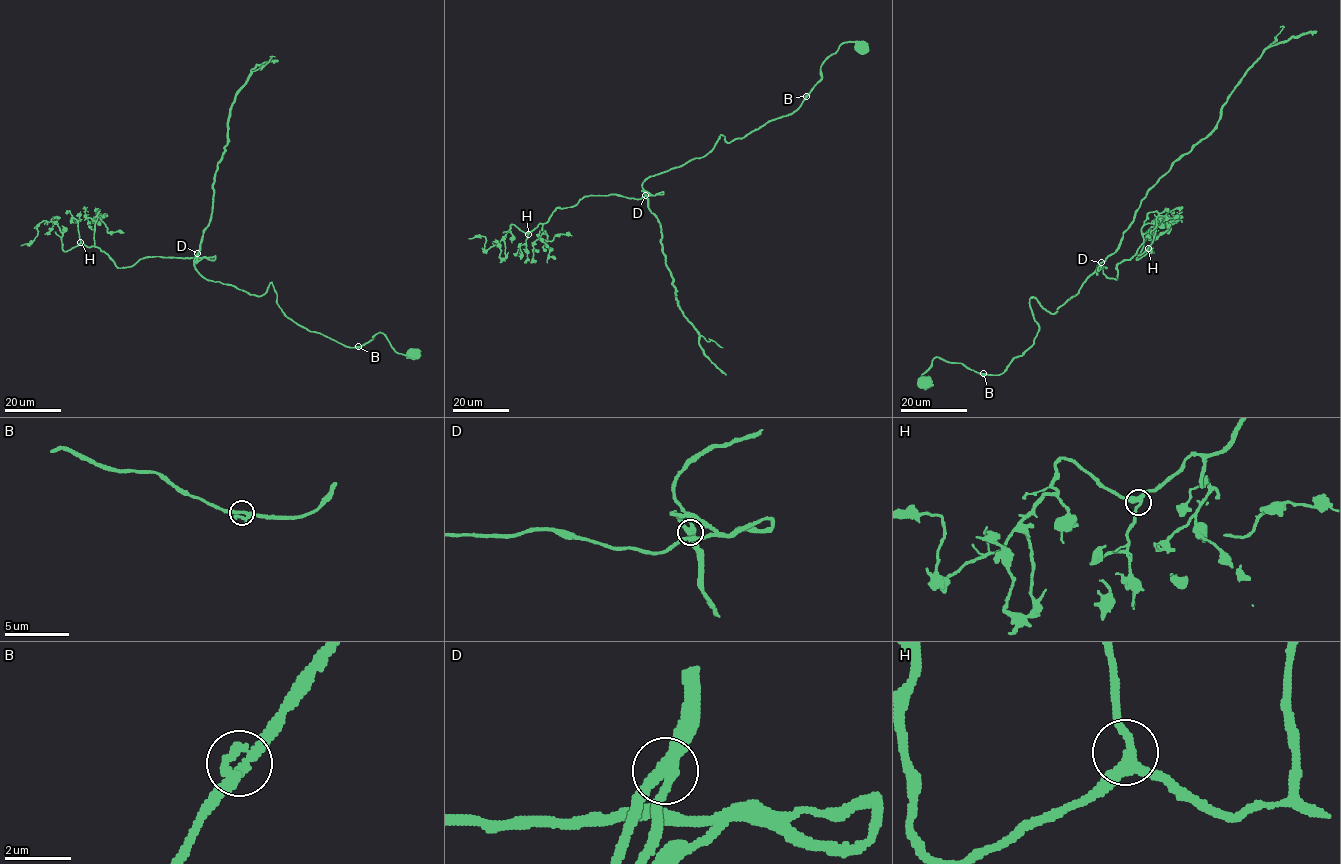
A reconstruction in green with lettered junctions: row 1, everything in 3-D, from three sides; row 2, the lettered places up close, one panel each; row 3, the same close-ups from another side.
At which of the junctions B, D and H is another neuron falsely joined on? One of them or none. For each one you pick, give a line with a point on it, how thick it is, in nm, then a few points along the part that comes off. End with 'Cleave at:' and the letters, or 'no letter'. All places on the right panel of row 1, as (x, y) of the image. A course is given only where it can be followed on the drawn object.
Cleave at: no letter

